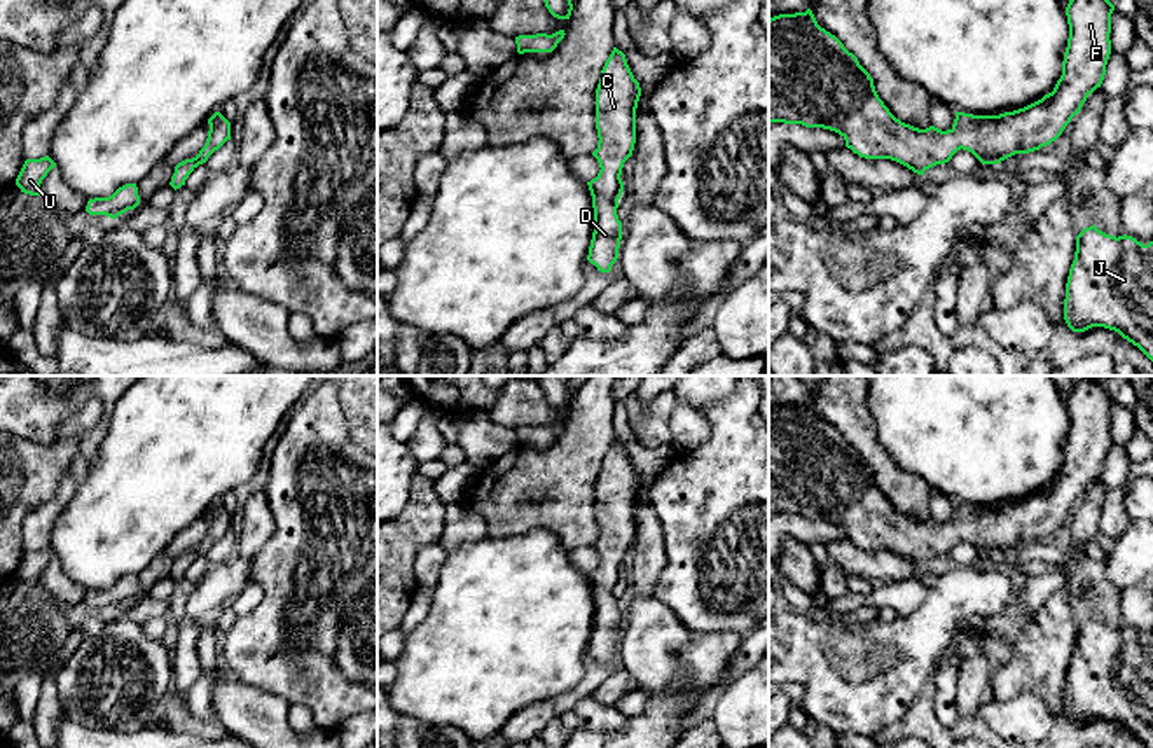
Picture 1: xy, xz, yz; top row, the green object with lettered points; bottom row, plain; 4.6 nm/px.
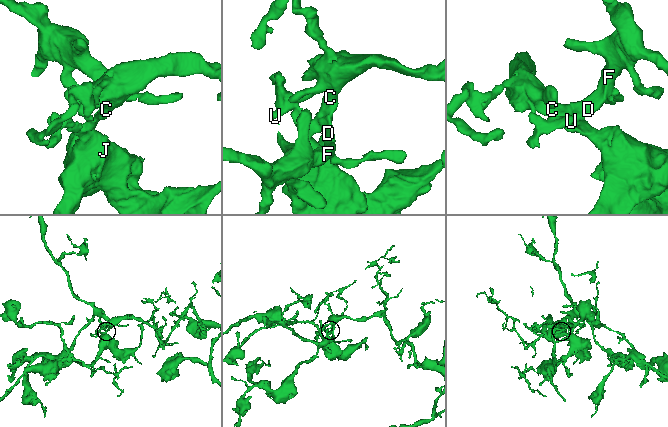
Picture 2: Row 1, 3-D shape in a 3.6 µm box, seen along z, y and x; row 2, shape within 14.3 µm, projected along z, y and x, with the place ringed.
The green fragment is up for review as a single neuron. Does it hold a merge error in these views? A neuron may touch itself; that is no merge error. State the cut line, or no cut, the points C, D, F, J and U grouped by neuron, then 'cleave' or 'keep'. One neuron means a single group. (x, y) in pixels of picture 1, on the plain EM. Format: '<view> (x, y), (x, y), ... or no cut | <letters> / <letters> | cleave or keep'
no cut | C D F J U | keep

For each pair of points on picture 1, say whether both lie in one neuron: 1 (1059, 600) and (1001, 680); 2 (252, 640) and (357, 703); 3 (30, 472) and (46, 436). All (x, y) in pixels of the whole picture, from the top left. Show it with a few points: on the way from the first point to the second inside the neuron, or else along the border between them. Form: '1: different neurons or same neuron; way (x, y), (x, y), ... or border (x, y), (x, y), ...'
1: same neuron; way (1054, 621), (1054, 631), (1022, 663)
2: same neuron; way (275, 661), (306, 673), (329, 696)
3: different neurons; border (18, 437), (41, 444), (53, 444), (60, 439)

